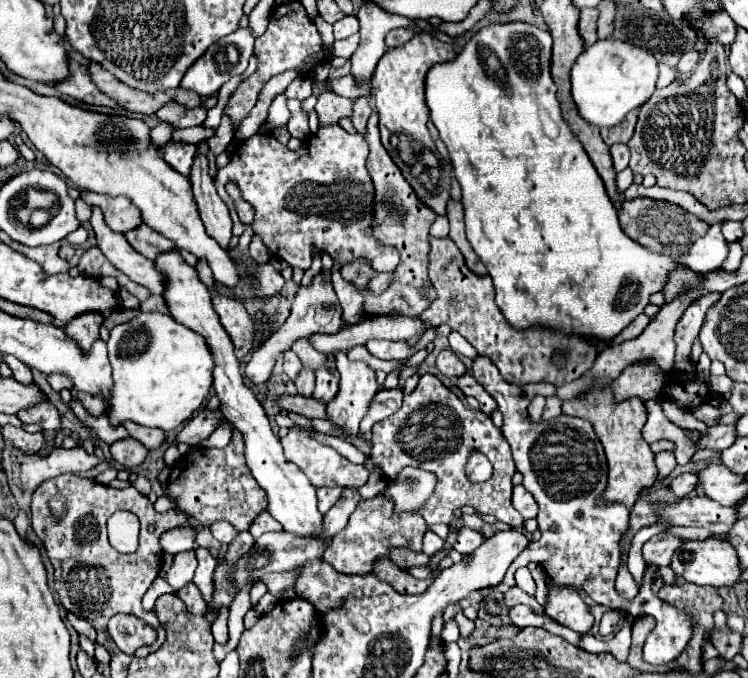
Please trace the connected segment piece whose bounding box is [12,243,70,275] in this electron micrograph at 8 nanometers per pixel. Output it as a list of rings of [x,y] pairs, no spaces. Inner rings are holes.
[[[12,243],[12,247],[16,249],[16,251],[20,251],[20,253],[24,253],[26,257],[30,257],[30,259],[34,259],[34,261],[38,261],[46,271],[48,271],[48,275],[52,273],[60,273],[60,271],[68,271],[70,269],[70,265],[68,265],[68,261],[64,261],[64,259],[60,259],[58,257],[58,243],[54,243],[54,245],[44,245],[44,247],[38,247],[38,249],[30,249],[30,247],[24,247],[24,245],[14,245]]]

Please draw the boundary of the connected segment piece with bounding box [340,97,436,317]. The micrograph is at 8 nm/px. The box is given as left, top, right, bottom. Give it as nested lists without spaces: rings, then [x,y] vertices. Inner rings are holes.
[[[370,97],[370,107],[372,107],[372,115],[368,119],[368,129],[366,129],[364,137],[368,139],[368,145],[370,145],[366,169],[370,171],[370,177],[376,187],[376,227],[374,227],[374,231],[376,231],[376,239],[382,239],[382,243],[392,243],[398,249],[402,261],[394,271],[396,283],[392,283],[392,287],[384,295],[378,295],[378,297],[368,295],[368,291],[364,289],[364,283],[368,283],[368,277],[372,277],[376,273],[376,271],[368,271],[368,267],[364,267],[364,263],[350,263],[340,273],[346,281],[352,281],[356,287],[360,287],[362,295],[366,297],[364,311],[368,317],[386,315],[390,311],[398,311],[402,315],[416,317],[436,297],[434,287],[428,279],[428,253],[430,253],[428,231],[430,231],[430,225],[434,223],[436,215],[432,215],[432,211],[428,211],[428,207],[424,207],[424,203],[420,203],[420,199],[416,199],[416,193],[412,191],[408,181],[402,177],[400,169],[396,167],[396,163],[390,159],[390,155],[382,147],[380,131],[378,131],[378,111],[376,111],[372,97]],[[420,287],[424,287],[424,291],[428,291],[428,297],[420,297]]]

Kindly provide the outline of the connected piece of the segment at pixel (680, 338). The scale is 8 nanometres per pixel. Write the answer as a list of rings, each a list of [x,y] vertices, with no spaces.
[[[704,295],[700,303],[694,303],[688,307],[688,311],[682,315],[678,327],[676,327],[676,371],[696,371],[696,367],[688,361],[692,341],[698,337],[702,321],[706,311],[720,299],[720,295]]]

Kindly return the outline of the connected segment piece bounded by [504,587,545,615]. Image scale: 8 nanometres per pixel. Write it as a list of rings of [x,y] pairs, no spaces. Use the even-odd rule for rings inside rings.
[[[512,587],[510,591],[504,593],[504,605],[506,605],[506,607],[514,607],[514,605],[518,605],[518,603],[526,603],[526,605],[530,605],[537,614],[545,615],[544,609],[542,609],[540,605],[536,605],[534,597],[530,597],[528,593],[524,593],[522,589]]]

